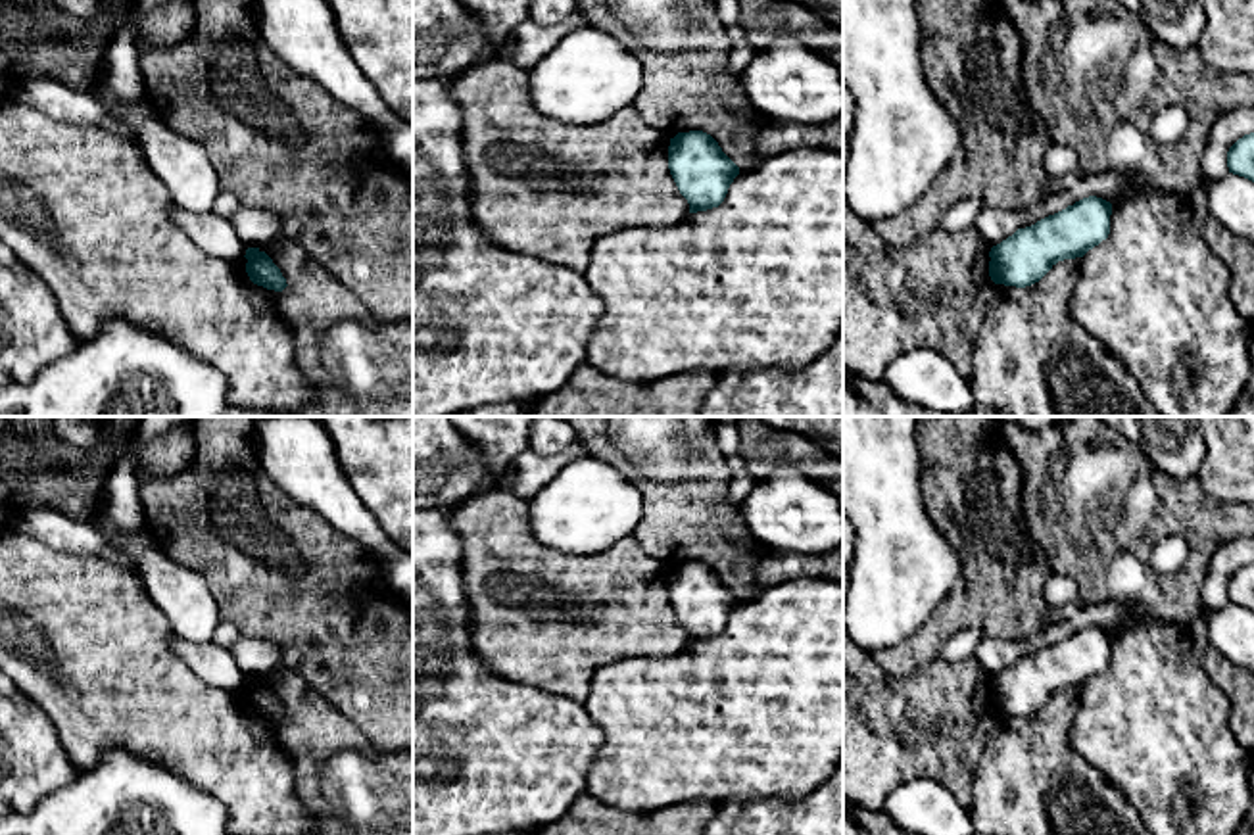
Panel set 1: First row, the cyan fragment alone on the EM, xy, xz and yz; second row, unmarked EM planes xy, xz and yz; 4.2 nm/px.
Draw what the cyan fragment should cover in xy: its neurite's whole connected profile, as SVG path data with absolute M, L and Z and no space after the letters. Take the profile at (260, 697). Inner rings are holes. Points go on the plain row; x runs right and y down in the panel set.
M248 678L244 687L248 689L246 703L253 714L275 722L282 722L288 716L280 699L259 678Z

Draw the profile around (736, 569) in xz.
M559 417L572 426L586 451L616 466L641 493L641 520L632 537L668 568L703 561L739 597L753 601L757 562L766 549L745 537L741 516L728 501L734 470L714 438L711 417Z

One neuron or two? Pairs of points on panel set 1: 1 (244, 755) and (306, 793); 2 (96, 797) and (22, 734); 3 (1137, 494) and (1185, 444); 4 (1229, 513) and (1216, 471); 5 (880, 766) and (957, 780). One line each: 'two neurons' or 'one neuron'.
1: two neurons
2: two neurons
3: two neurons
4: two neurons
5: one neuron

